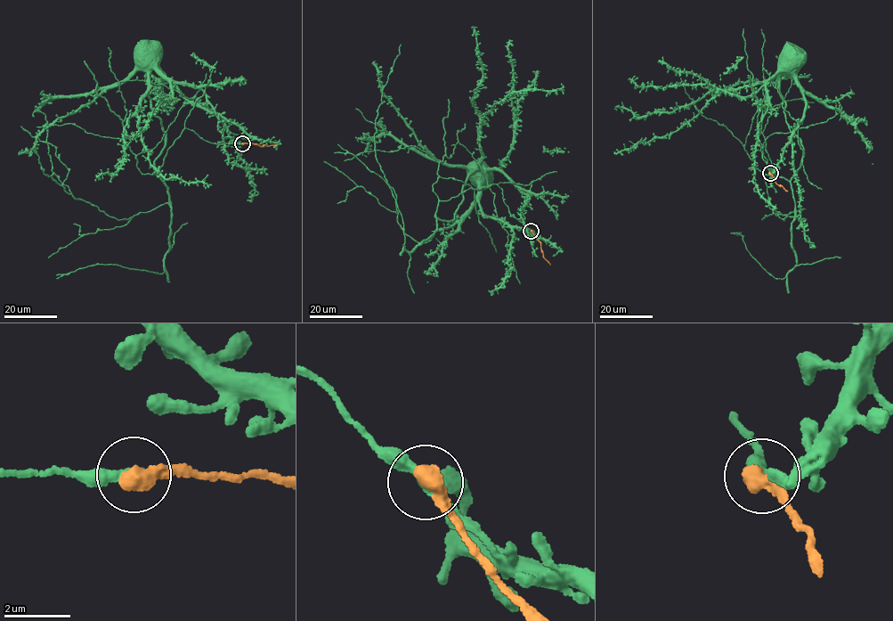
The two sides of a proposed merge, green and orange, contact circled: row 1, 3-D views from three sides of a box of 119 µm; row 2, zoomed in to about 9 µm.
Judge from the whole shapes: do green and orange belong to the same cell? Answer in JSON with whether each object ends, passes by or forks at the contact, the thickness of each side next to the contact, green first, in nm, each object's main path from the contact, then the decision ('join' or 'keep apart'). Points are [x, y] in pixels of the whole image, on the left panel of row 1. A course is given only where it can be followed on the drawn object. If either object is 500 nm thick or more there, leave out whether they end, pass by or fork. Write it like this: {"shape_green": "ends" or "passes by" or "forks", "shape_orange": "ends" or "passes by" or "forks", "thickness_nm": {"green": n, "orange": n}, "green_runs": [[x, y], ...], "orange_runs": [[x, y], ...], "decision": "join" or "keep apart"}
{"thickness_nm": {"green": 280, "orange": 550}, "green_runs": [[242, 143], [215, 144], [186, 128], [152, 174], [165, 132], [148, 77], [221, 118], [254, 186], [247, 200]], "orange_runs": [[242, 143], [276, 143]], "decision": "join"}

